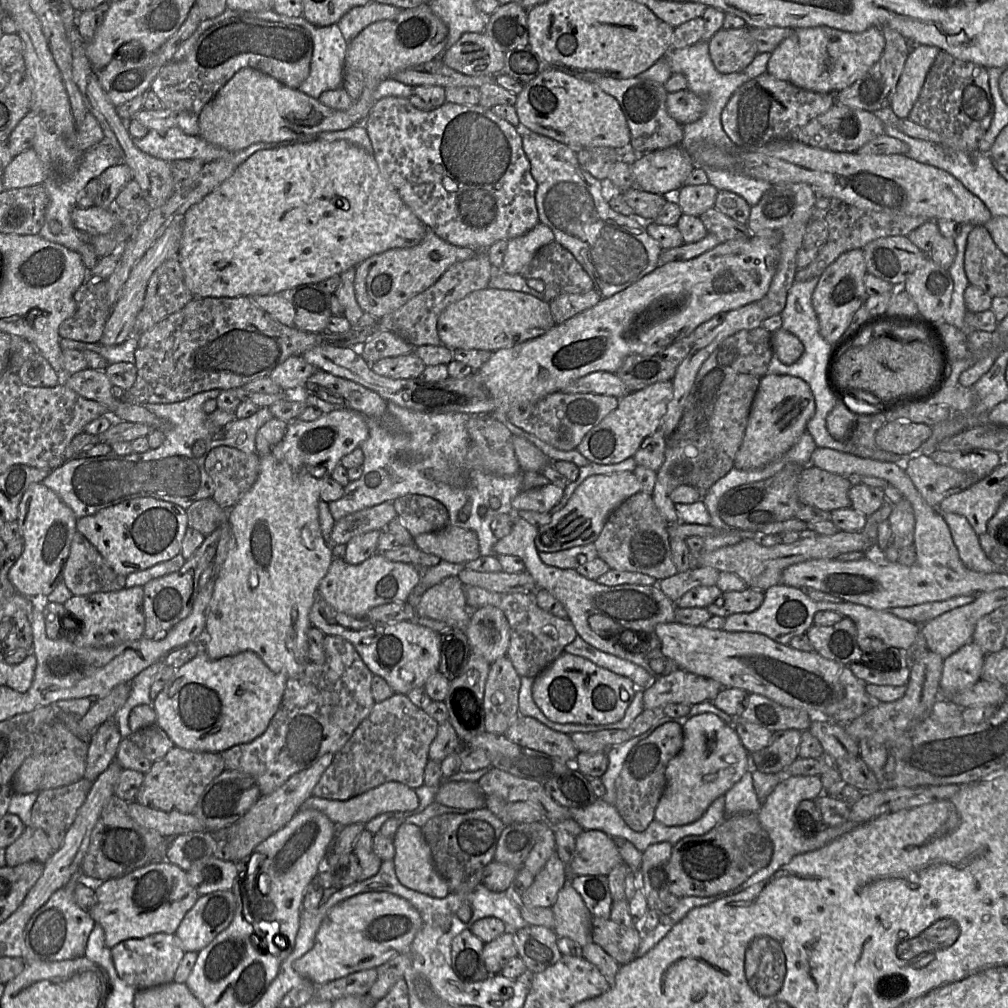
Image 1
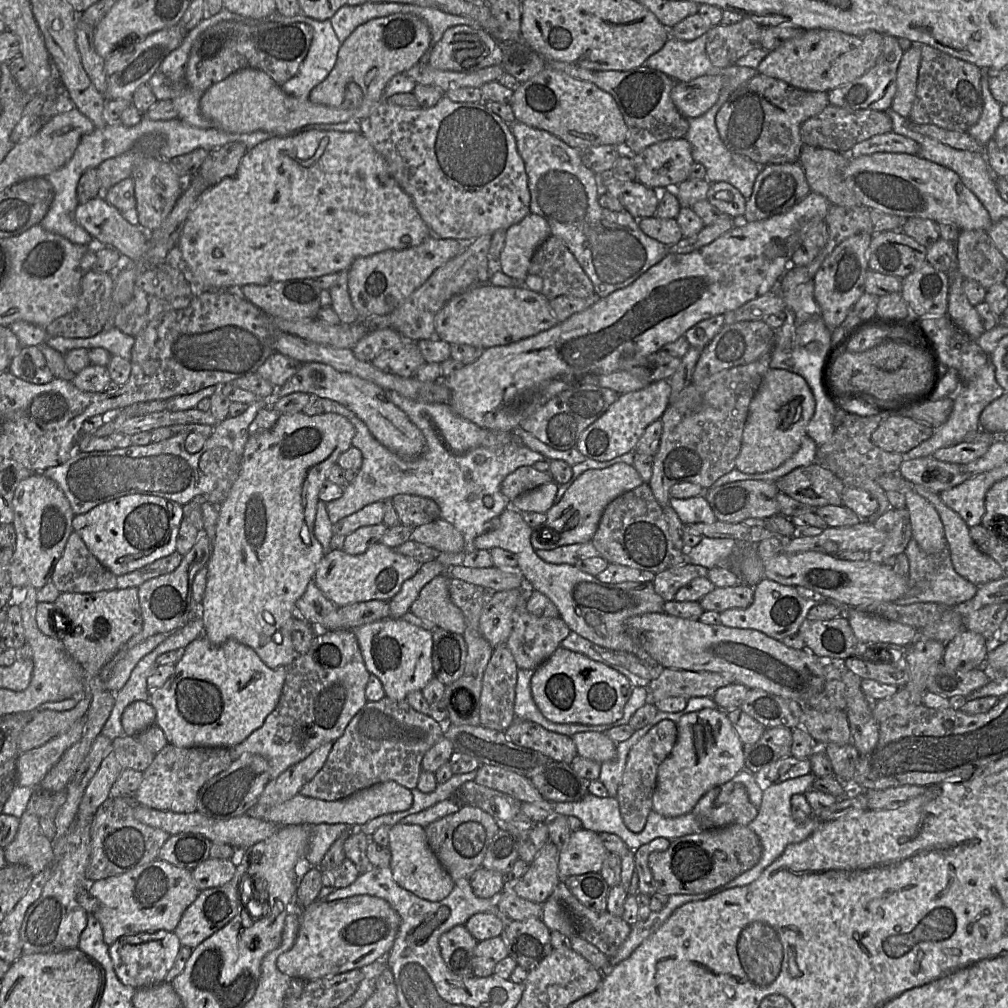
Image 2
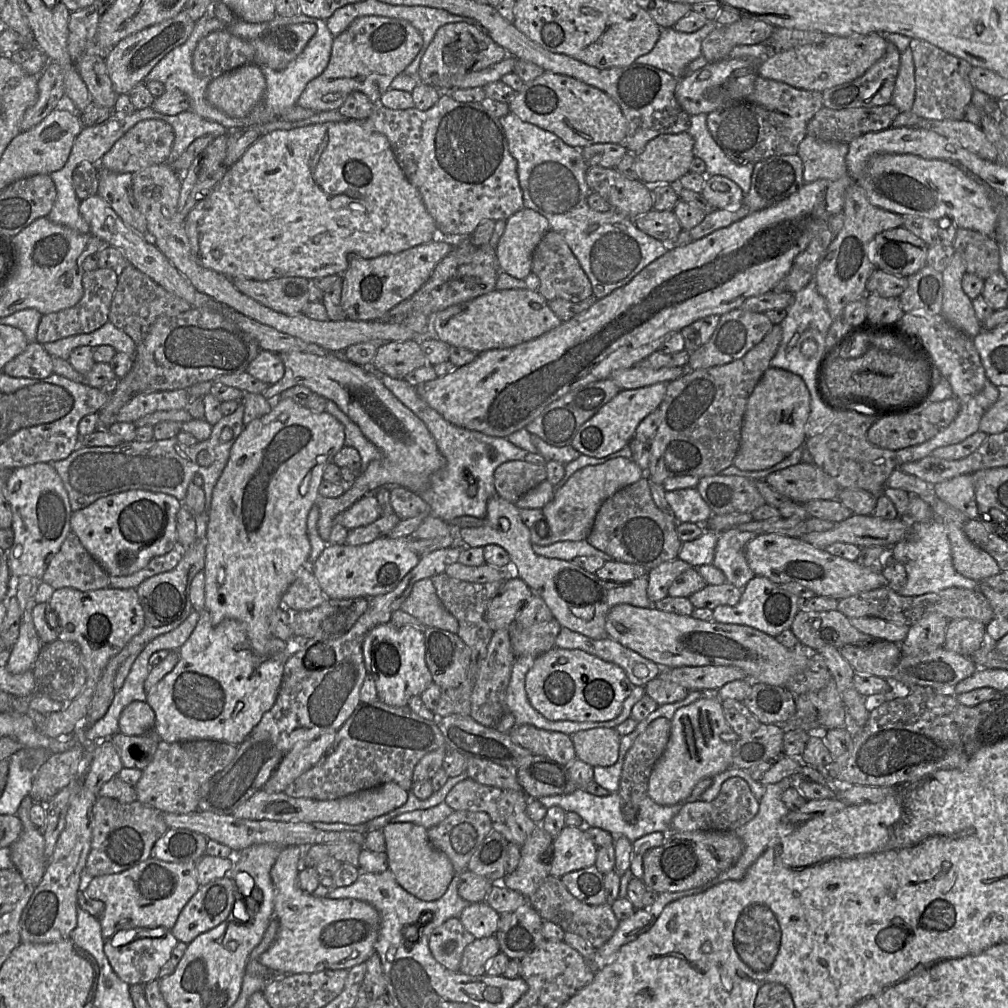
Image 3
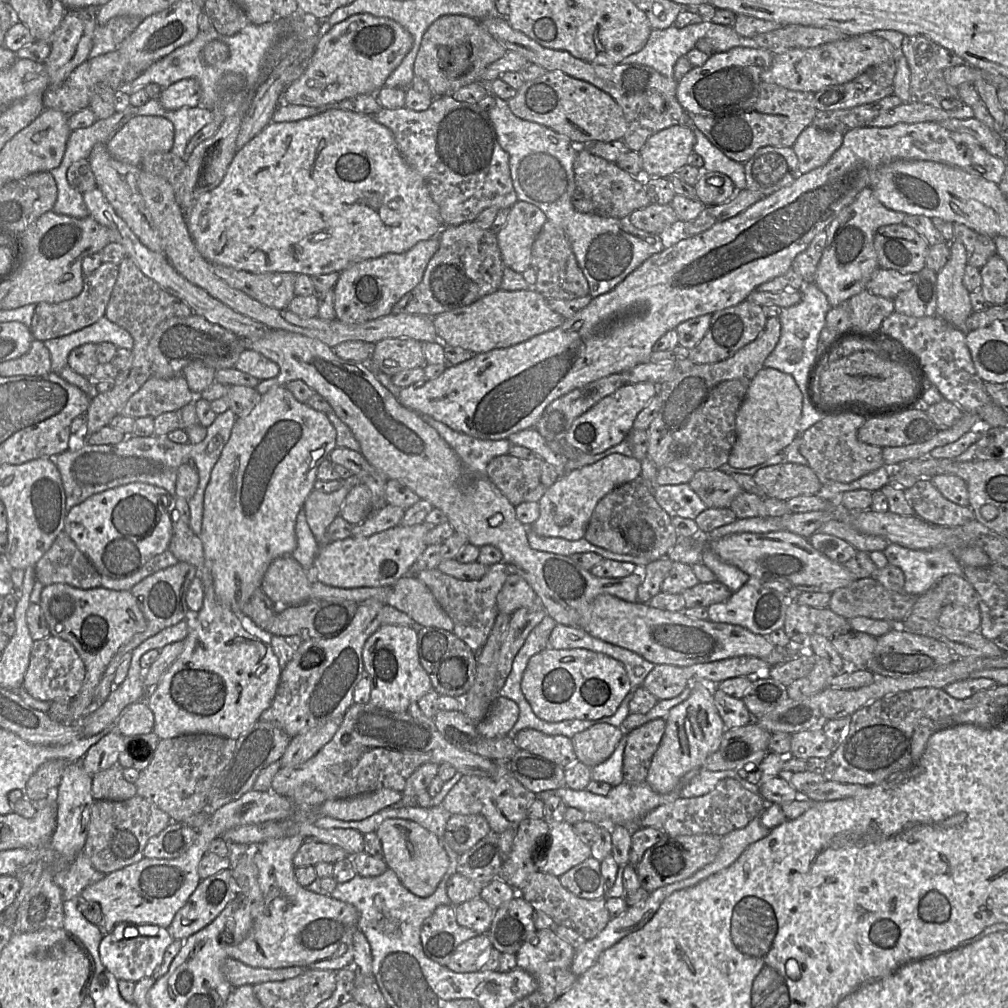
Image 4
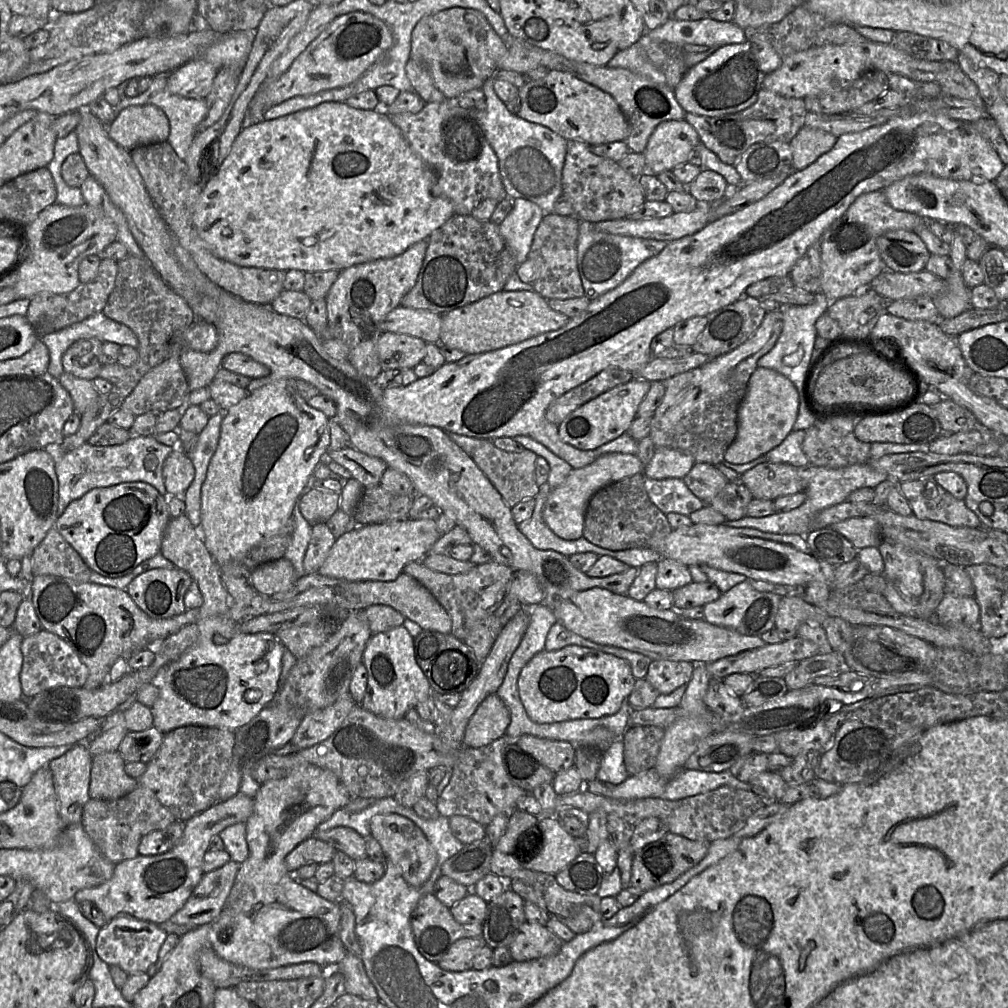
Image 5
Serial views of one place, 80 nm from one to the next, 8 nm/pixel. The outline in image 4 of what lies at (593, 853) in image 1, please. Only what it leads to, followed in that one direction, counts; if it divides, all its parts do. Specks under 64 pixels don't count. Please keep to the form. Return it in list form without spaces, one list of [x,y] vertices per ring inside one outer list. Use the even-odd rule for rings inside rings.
[[[562,821],[548,825],[548,848],[542,858],[535,859],[539,871],[560,877],[592,856],[590,844],[578,837],[571,824]]]

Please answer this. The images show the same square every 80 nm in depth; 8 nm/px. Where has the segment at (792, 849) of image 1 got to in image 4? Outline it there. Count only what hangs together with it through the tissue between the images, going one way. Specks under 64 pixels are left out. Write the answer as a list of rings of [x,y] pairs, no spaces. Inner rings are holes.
[[[761,815],[756,816],[747,826],[721,836],[721,848],[715,860],[690,876],[687,881],[676,885],[676,890],[694,885],[719,869],[730,866],[752,843],[764,838],[771,829],[761,822]]]

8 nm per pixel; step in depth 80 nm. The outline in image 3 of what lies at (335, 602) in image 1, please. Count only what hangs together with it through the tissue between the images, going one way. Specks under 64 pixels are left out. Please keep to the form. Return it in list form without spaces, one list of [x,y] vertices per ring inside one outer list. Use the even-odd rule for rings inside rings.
[[[386,536],[359,546],[328,543],[311,565],[311,571],[327,598],[371,599],[394,590],[418,564],[420,557],[409,549],[411,540],[413,540],[412,536],[396,539]]]

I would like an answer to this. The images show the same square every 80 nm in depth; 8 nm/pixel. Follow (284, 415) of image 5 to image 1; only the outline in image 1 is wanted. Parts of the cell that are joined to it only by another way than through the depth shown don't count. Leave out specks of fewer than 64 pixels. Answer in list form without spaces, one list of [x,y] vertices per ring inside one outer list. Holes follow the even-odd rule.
[[[337,409],[329,413],[323,413],[320,417],[311,421],[295,419],[288,422],[288,426],[283,439],[276,444],[271,452],[260,457],[259,474],[253,486],[242,496],[242,498],[229,509],[228,523],[232,531],[231,546],[227,556],[221,565],[215,579],[215,585],[211,600],[206,609],[205,630],[199,636],[198,645],[203,645],[203,649],[211,659],[220,659],[226,656],[237,655],[250,650],[256,653],[265,665],[275,673],[285,673],[287,677],[298,676],[303,672],[305,666],[310,662],[309,644],[307,631],[312,627],[309,612],[318,594],[318,585],[327,574],[334,559],[332,547],[324,541],[321,534],[318,518],[318,502],[320,500],[320,490],[325,481],[330,477],[335,466],[340,463],[343,456],[352,452],[365,441],[369,436],[369,429],[366,423],[366,416],[352,409]]]

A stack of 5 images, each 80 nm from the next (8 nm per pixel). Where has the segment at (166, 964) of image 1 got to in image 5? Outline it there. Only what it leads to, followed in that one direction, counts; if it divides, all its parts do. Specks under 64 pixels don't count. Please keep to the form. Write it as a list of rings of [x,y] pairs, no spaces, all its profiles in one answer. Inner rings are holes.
[[[117,916],[100,928],[96,940],[96,951],[105,963],[120,967],[128,975],[146,973],[157,961],[159,950],[167,935],[166,931],[153,922]]]

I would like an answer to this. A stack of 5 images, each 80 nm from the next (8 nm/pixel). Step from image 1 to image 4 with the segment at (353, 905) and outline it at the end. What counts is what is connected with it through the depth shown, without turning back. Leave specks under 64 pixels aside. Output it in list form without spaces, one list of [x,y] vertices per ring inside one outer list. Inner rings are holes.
[[[295,835],[268,840],[257,845],[254,860],[259,869],[258,882],[263,895],[263,906],[245,939],[237,945],[227,947],[230,958],[254,968],[275,969],[302,966],[307,970],[338,971],[353,966],[353,934],[359,929],[359,913],[353,905],[329,895],[314,893],[297,882],[293,858],[303,842],[304,839],[301,836]]]

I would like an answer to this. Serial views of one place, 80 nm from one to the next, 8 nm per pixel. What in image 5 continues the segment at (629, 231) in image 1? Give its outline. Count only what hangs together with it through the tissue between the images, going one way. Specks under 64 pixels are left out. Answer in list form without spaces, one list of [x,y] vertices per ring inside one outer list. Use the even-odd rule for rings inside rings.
[[[488,79],[482,86],[486,109],[476,112],[485,137],[498,158],[499,172],[511,199],[524,198],[538,205],[545,214],[553,213],[556,201],[562,196],[562,170],[568,141],[551,129],[526,121],[508,111]],[[580,221],[577,240],[577,265],[584,294],[591,301],[616,288],[644,261],[659,254],[668,242],[634,238],[596,230],[593,223]]]

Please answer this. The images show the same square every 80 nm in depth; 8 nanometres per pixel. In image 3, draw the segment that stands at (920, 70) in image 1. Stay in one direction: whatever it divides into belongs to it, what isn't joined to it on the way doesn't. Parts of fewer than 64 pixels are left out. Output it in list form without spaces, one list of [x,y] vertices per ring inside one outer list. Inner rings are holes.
[[[912,51],[901,52],[899,70],[891,102],[899,112],[909,112],[915,98],[915,65]]]

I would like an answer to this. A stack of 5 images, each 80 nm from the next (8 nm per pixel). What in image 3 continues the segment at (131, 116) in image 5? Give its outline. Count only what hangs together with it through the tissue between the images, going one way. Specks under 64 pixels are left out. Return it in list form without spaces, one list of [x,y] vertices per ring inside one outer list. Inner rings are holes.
[[[159,119],[142,120],[129,129],[100,160],[100,166],[114,173],[135,173],[154,164],[170,162],[175,133]]]

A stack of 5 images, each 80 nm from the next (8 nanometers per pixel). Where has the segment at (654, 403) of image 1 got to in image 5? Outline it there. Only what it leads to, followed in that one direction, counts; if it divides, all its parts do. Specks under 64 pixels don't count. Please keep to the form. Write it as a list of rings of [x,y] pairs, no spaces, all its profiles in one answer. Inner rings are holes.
[[[635,377],[583,404],[558,425],[561,440],[579,450],[595,450],[627,433],[650,386],[651,382]]]

